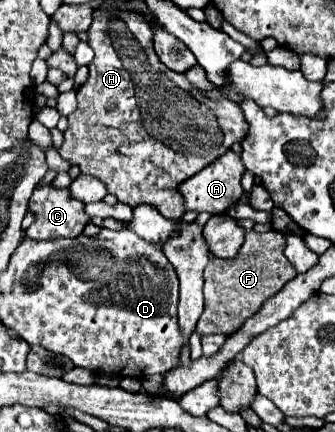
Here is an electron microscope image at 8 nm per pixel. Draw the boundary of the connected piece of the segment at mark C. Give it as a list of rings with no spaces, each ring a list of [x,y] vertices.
[[[36,188],[30,198],[30,210],[36,214],[36,222],[26,230],[26,236],[32,240],[74,238],[88,222],[84,204],[70,198],[68,188]]]

